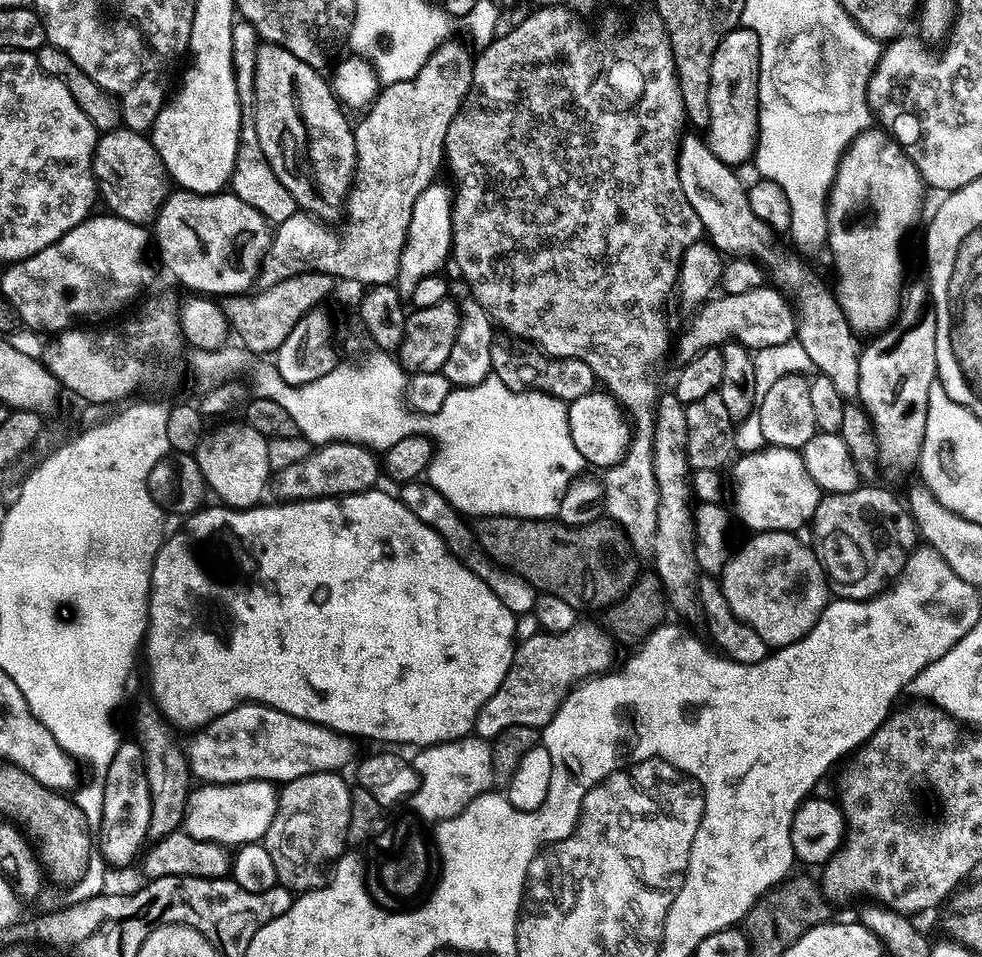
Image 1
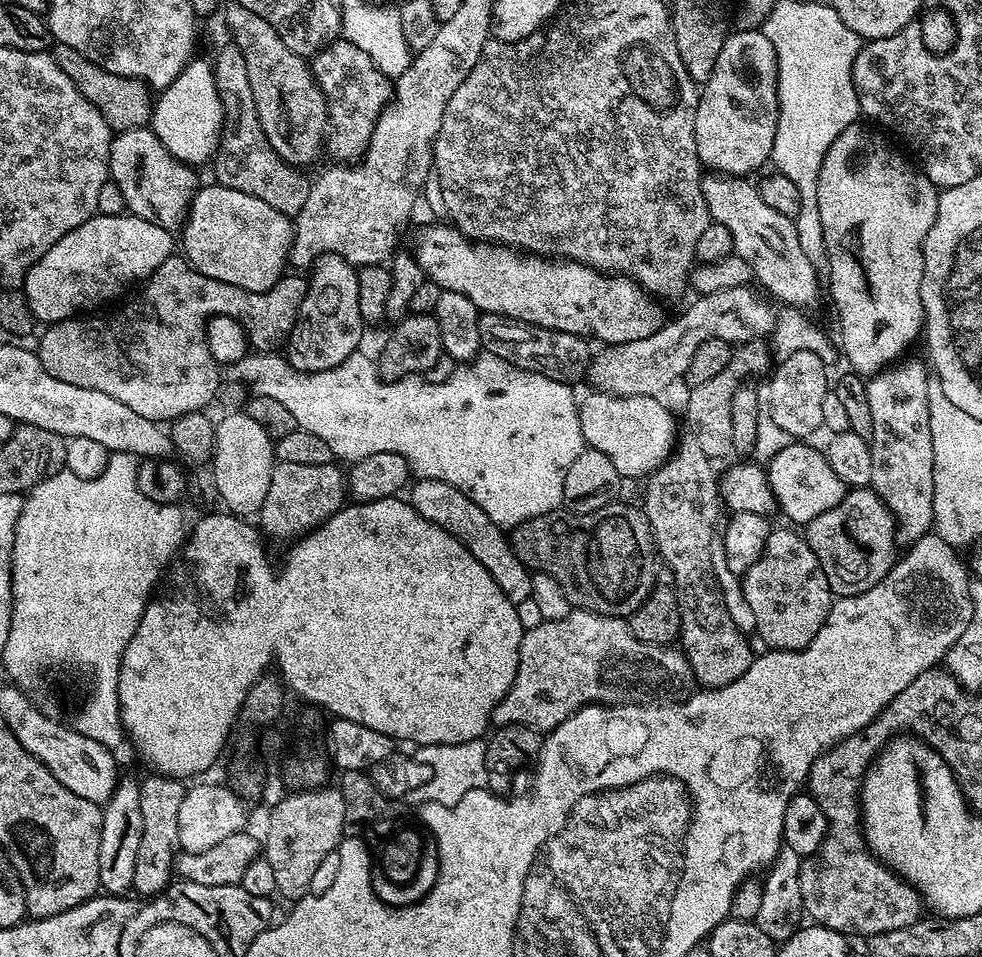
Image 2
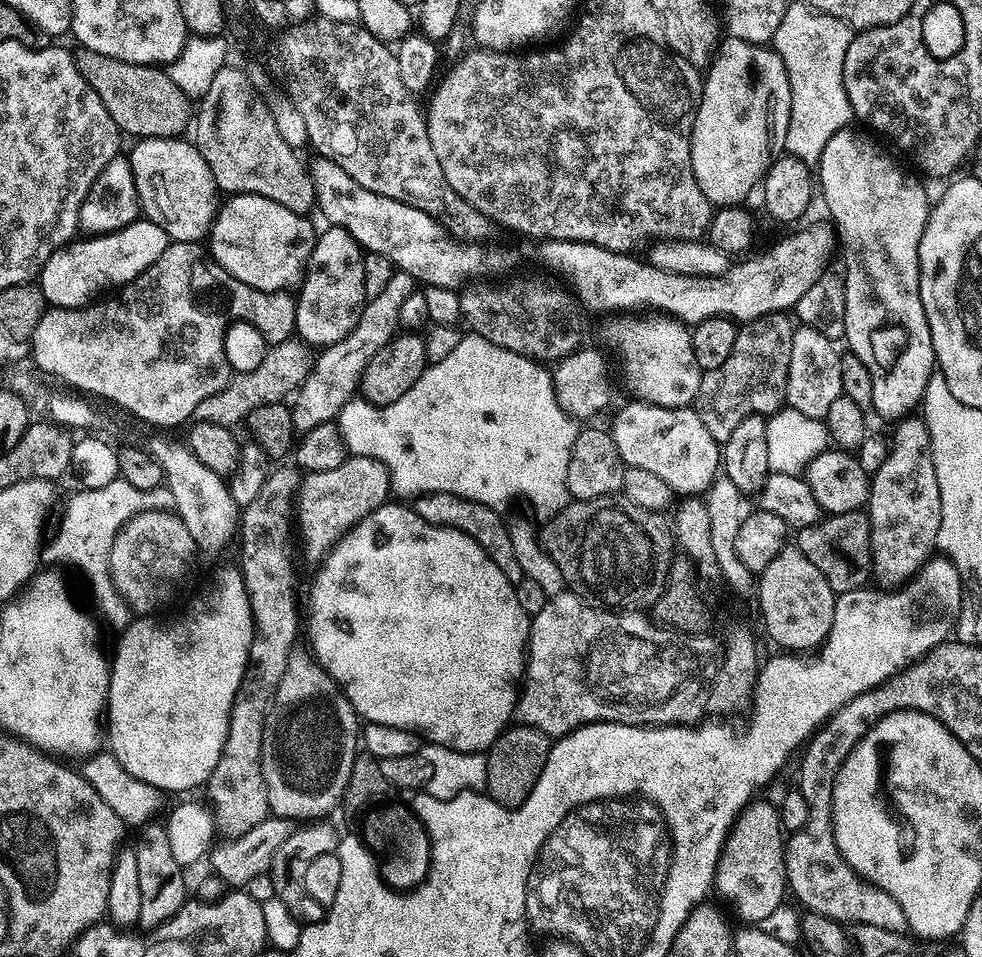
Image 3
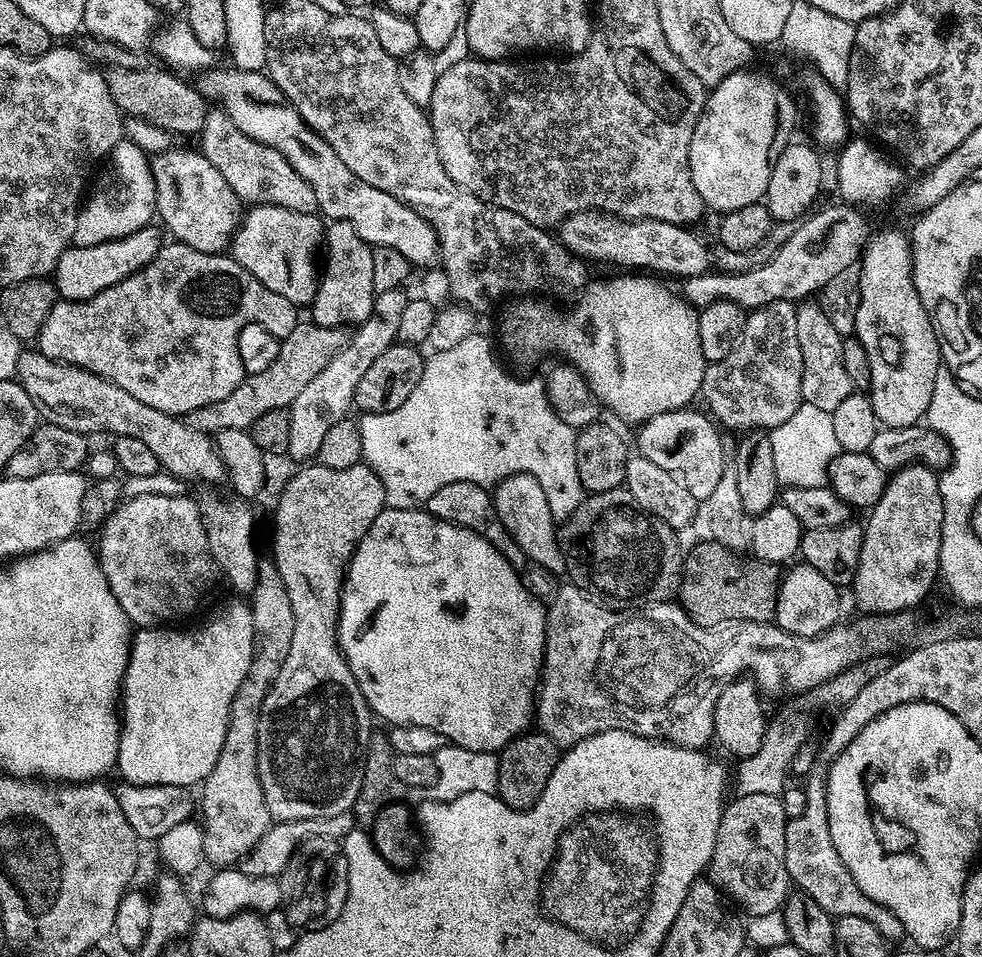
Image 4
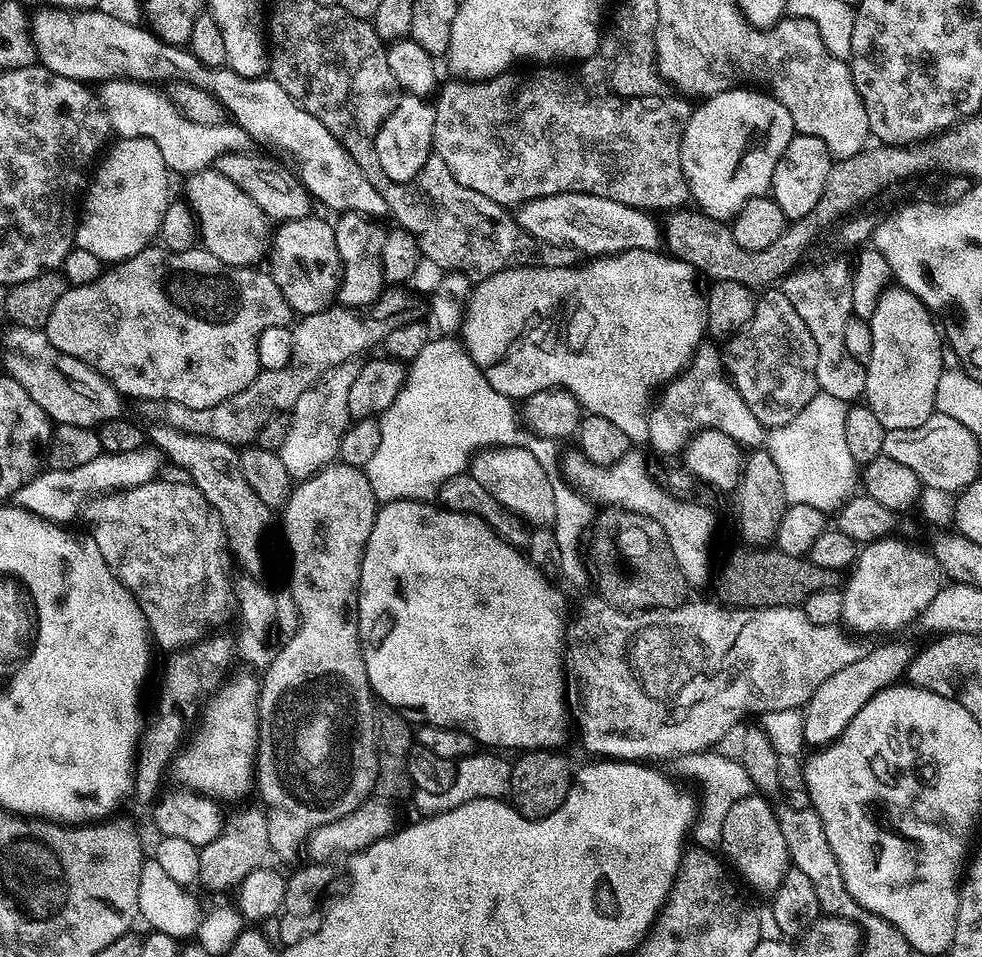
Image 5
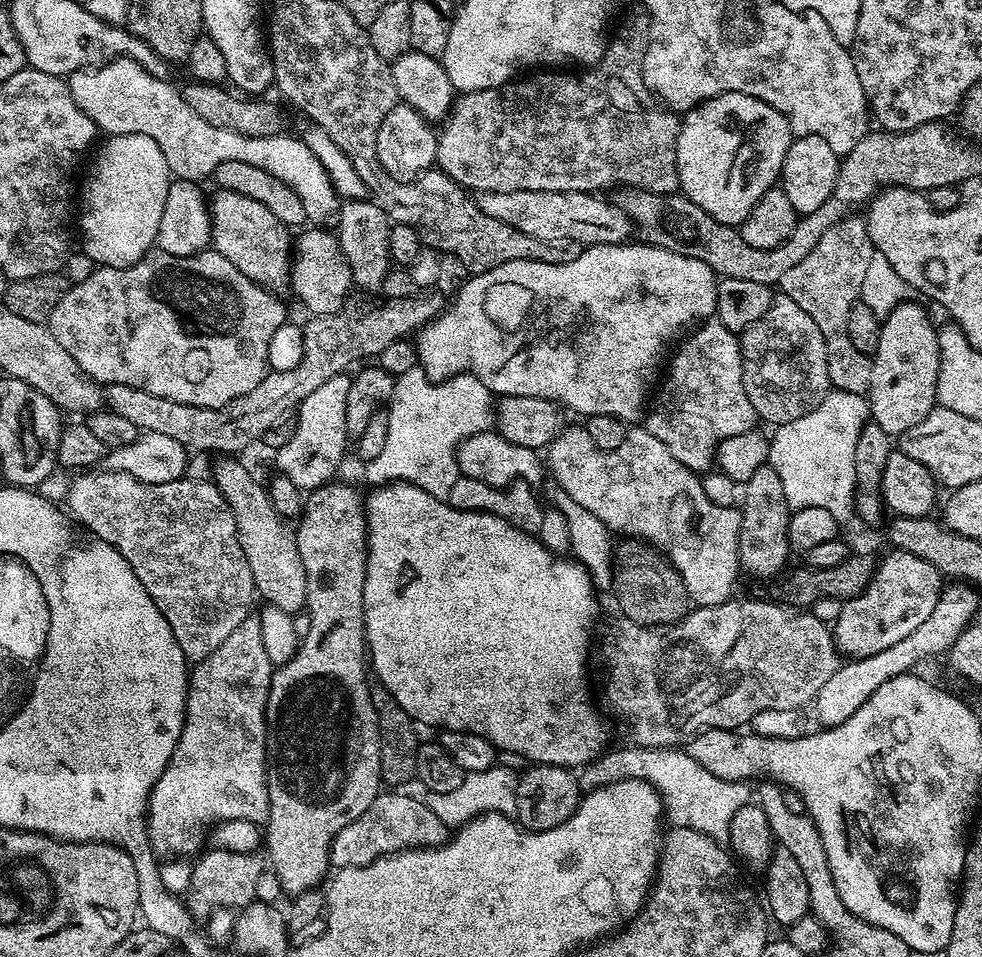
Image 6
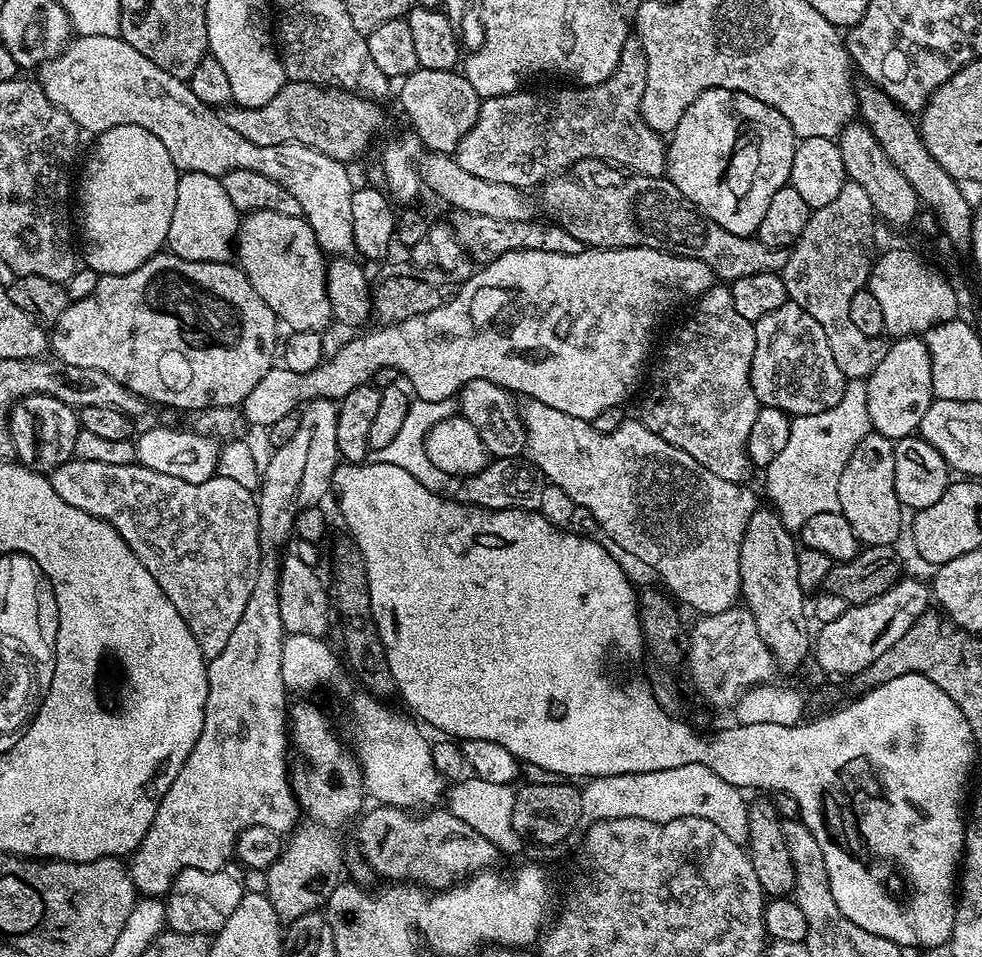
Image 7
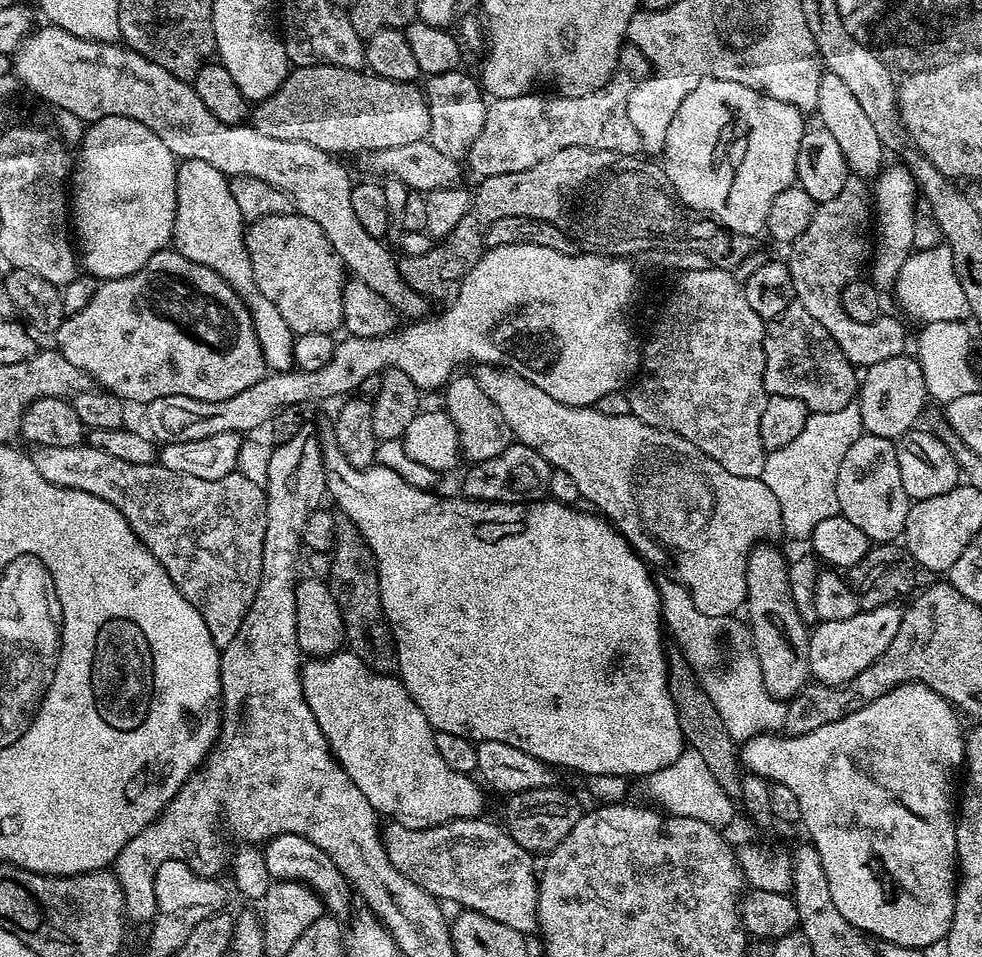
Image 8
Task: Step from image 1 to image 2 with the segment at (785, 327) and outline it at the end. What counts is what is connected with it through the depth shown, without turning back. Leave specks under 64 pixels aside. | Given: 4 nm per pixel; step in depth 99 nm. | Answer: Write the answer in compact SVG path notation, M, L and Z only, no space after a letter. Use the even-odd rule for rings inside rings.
M746 287L697 295L696 301L677 320L669 319L660 331L634 342L601 347L601 352L597 351L588 363L587 383L592 383L595 391L611 396L663 397L663 392L675 380L683 381L690 358L694 358L702 342L718 338L739 346L767 337L773 331L776 324L773 305L759 291L752 291L751 287Z

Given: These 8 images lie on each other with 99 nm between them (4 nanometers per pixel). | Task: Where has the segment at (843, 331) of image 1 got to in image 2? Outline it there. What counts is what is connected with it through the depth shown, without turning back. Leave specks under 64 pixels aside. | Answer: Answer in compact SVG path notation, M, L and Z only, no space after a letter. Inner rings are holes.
M705 175L700 181L700 189L702 198L706 198L708 215L715 223L726 226L732 239L733 253L742 257L752 267L755 283L757 285L760 283L759 287L773 301L781 300L779 302L781 305L808 310L811 304L819 298L820 288L822 292L822 280L815 266L810 262L810 258L806 258L806 253L802 251L802 246L798 243L796 221L786 214L778 214L778 210L774 210L768 203L762 202L759 187L755 183L751 184L750 181L751 179L743 176Z

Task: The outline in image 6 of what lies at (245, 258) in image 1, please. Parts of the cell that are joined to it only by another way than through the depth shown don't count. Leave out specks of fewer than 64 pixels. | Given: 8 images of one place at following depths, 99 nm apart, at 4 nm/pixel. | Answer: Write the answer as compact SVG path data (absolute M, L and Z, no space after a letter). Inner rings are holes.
M312 226L294 240L292 254L292 274L290 289L304 303L304 308L312 316L334 314L345 307L348 291L353 291L350 262L342 254L339 235L324 226Z

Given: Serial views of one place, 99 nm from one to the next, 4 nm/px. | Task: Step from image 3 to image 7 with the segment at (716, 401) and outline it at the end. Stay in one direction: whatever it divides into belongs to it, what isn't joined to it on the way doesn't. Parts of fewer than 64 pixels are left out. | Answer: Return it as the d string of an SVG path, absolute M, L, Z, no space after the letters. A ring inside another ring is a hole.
M794 303L778 306L766 318L755 321L754 358L750 370L750 382L758 402L765 408L777 408L788 413L789 417L820 414L838 406L844 392L846 378L842 370L838 370L838 362L834 362L834 354L830 350L830 342L826 342L826 334L822 326L802 310L802 306Z

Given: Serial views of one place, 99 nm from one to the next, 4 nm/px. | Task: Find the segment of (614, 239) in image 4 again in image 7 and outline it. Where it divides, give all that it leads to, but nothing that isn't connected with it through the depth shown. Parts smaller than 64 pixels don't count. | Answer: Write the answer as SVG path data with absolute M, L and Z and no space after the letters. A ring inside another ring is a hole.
M428 154L419 161L418 164L420 178L425 189L436 192L436 196L440 200L445 200L448 204L456 207L457 213L469 212L471 216L485 216L486 218L494 218L498 222L522 222L523 220L533 219L534 204L527 200L525 193L521 189L514 186L506 186L506 182L486 182L486 178L474 178L474 174L467 173L462 170L462 166L458 166L455 158L448 154Z

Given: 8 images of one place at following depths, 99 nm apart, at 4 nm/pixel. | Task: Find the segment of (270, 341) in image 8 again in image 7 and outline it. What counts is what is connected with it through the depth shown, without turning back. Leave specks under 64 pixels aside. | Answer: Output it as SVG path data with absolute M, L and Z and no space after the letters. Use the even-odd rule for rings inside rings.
M185 172L178 184L178 198L175 199L170 234L166 238L167 249L187 261L229 261L239 232L239 221L240 213L227 197L219 177Z

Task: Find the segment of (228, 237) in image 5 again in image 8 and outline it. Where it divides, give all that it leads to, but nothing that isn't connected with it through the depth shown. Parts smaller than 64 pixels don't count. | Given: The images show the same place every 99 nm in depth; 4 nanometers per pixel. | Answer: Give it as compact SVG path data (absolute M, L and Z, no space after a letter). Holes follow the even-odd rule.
M278 214L253 220L247 225L244 240L253 266L254 282L262 294L274 302L292 332L332 334L335 333L335 328L339 329L343 325L342 294L346 283L346 269L344 263L336 257L336 251L328 244L326 234L322 234L318 222L299 214Z

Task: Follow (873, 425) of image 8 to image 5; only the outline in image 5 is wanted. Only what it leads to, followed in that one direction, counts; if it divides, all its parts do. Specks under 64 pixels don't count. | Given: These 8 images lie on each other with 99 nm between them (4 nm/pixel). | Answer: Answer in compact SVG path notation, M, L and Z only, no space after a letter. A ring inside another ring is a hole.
M899 286L884 288L877 298L872 316L867 321L870 326L870 338L874 338L874 346L870 350L870 362L866 366L863 399L868 408L874 410L878 422L882 422L886 430L914 430L914 426L922 426L922 422L926 422L926 418L930 418L936 411L940 376L946 369L946 348L942 343L941 329L927 306L913 292Z

